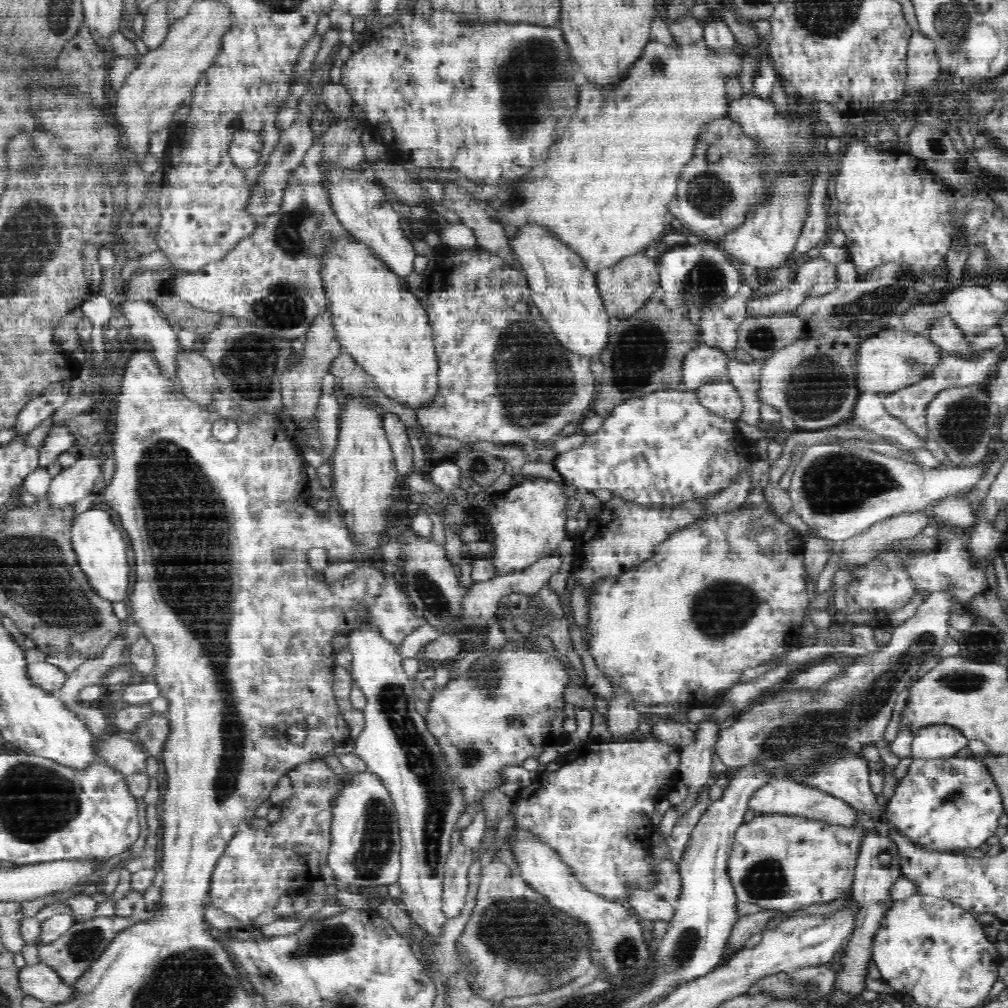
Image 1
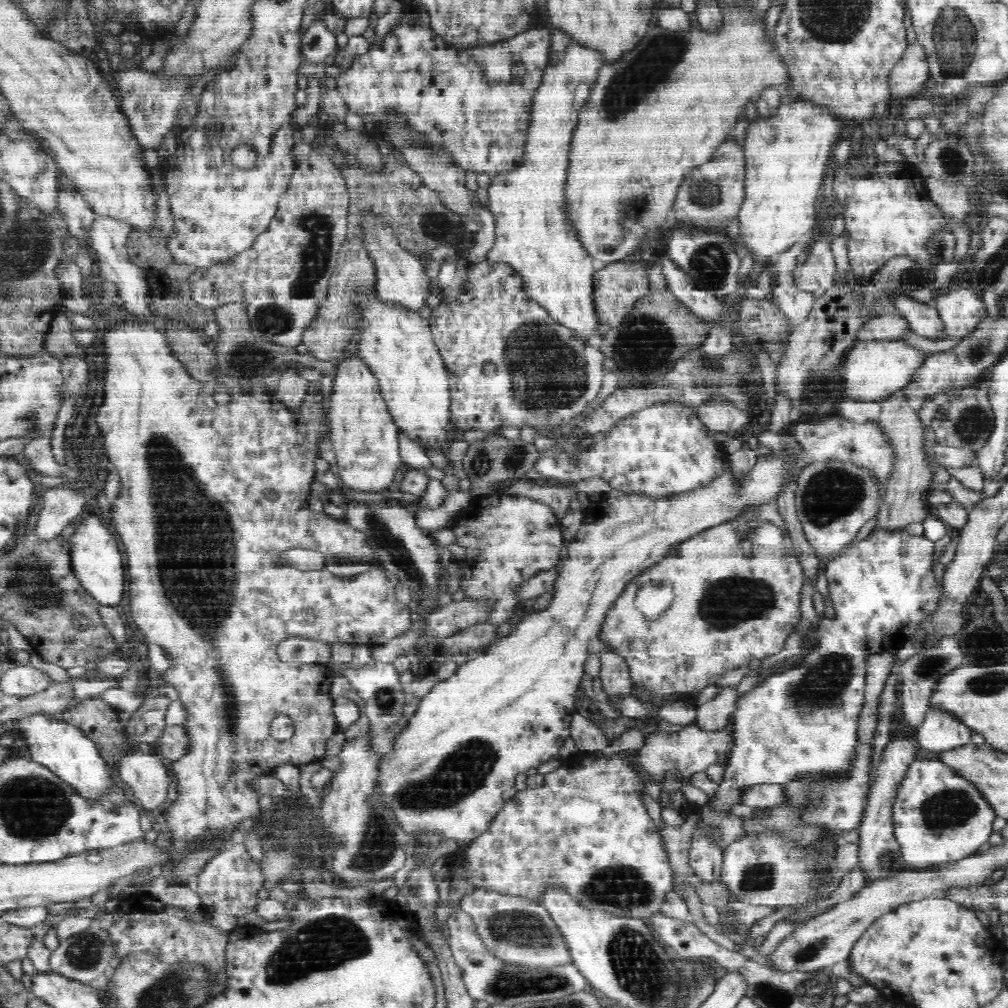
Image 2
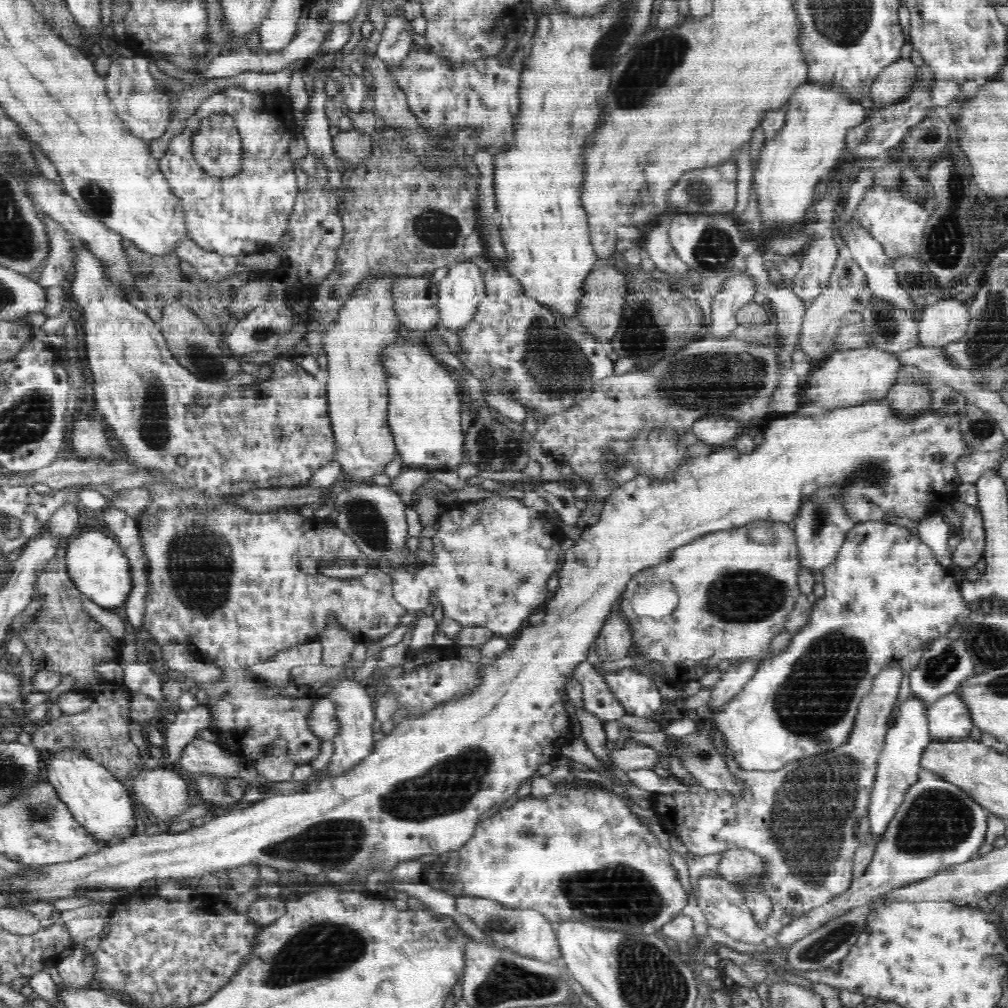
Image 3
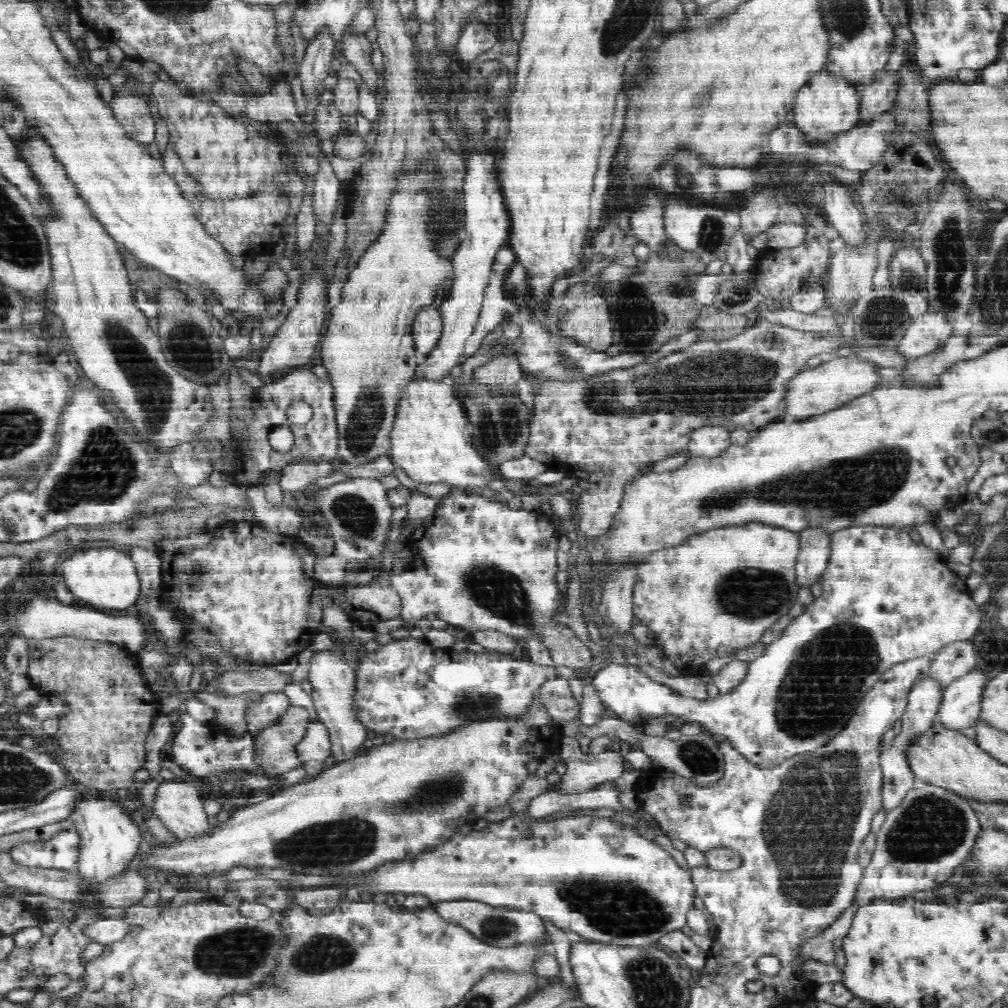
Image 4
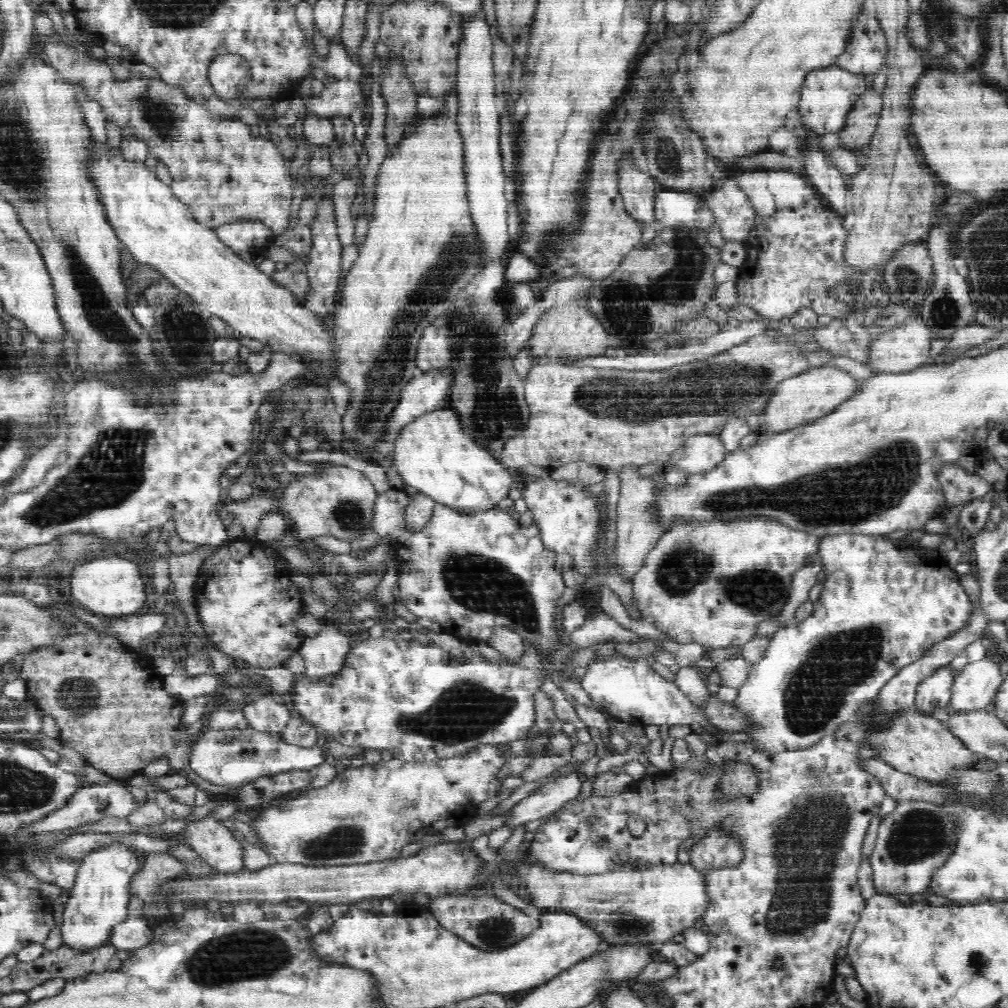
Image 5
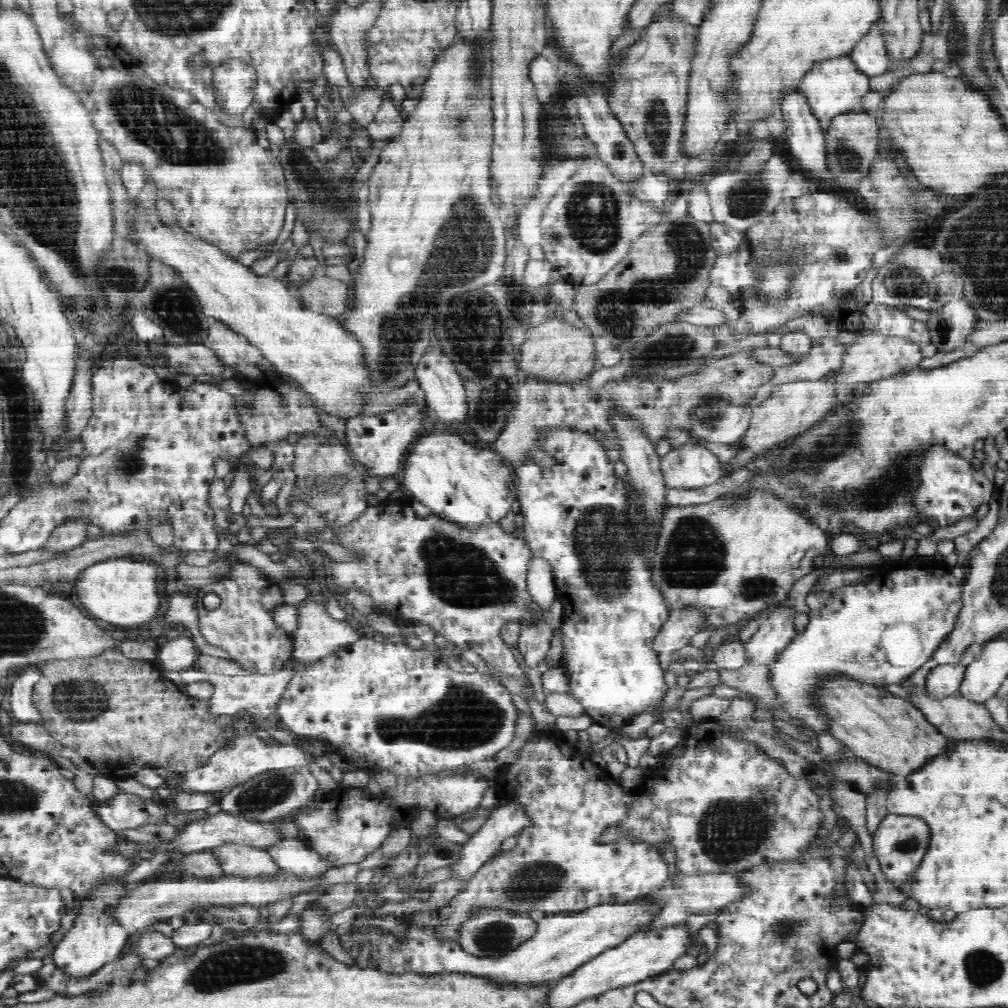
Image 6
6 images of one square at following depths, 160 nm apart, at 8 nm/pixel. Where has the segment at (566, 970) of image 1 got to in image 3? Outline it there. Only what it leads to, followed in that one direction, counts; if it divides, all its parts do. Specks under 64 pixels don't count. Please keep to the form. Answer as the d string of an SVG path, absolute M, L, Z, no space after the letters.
M464 894L457 897L457 909L466 914L490 942L518 956L542 962L557 961L562 957L559 942L552 928L552 921L534 909L508 907L491 898Z

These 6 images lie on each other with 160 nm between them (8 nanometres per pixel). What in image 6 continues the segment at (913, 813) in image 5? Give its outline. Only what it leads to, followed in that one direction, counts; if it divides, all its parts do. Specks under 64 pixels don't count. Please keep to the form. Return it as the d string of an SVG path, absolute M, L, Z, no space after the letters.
M888 813L875 830L873 836L873 853L880 863L882 874L897 889L913 883L916 872L920 870L926 853L929 852L933 833L929 822L917 814Z

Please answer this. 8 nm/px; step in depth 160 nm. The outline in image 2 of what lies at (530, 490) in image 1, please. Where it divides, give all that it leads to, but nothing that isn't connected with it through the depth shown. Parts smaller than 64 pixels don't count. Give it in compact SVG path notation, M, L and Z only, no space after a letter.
M498 491L488 495L473 496L468 506L456 512L455 525L452 530L457 537L457 544L466 548L465 560L459 561L461 568L460 586L465 598L495 598L489 623L502 625L512 616L518 601L514 597L514 586L520 586L539 570L555 566L563 557L563 531L560 520L556 517L550 504L532 500L528 496L504 495Z

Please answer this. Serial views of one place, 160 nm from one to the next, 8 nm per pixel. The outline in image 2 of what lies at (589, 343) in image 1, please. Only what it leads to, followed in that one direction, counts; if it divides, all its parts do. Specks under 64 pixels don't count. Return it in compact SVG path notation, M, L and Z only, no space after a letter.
M553 32L550 64L534 97L524 164L512 173L495 176L486 188L488 206L495 218L495 243L487 258L510 264L522 276L528 297L572 336L588 342L602 324L594 301L595 271L593 260L564 221L562 190L570 136L578 110L596 82L602 58L594 50L578 48L580 45L572 44L566 33Z

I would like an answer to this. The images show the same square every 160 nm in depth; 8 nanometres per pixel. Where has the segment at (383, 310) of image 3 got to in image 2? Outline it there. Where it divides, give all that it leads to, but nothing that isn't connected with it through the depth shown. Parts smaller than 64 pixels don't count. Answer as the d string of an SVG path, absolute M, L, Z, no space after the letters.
M358 356L346 359L335 376L332 406L326 422L328 422L328 436L333 442L333 450L336 456L333 469L342 482L343 488L350 490L350 492L384 492L392 487L395 481L394 474L405 468L405 463L402 462L400 453L398 453L399 427L394 422L381 396L377 380L366 368L366 365L358 359Z

